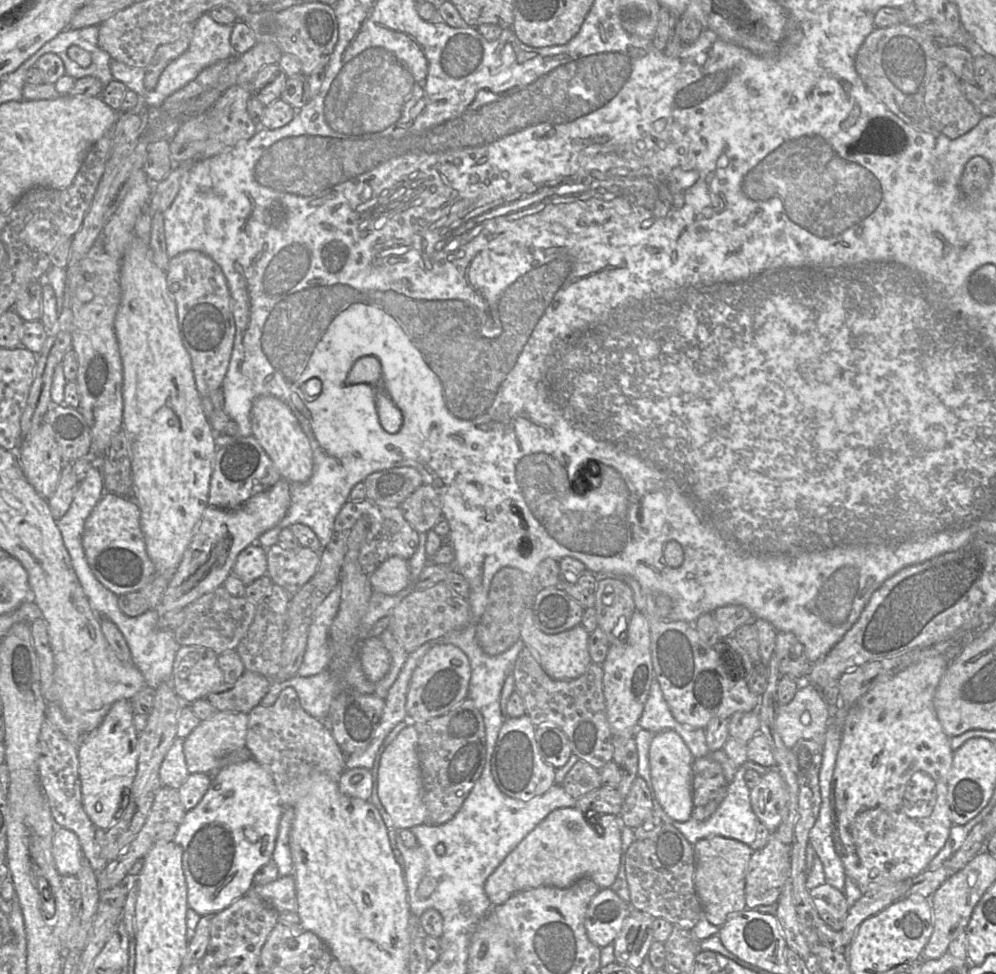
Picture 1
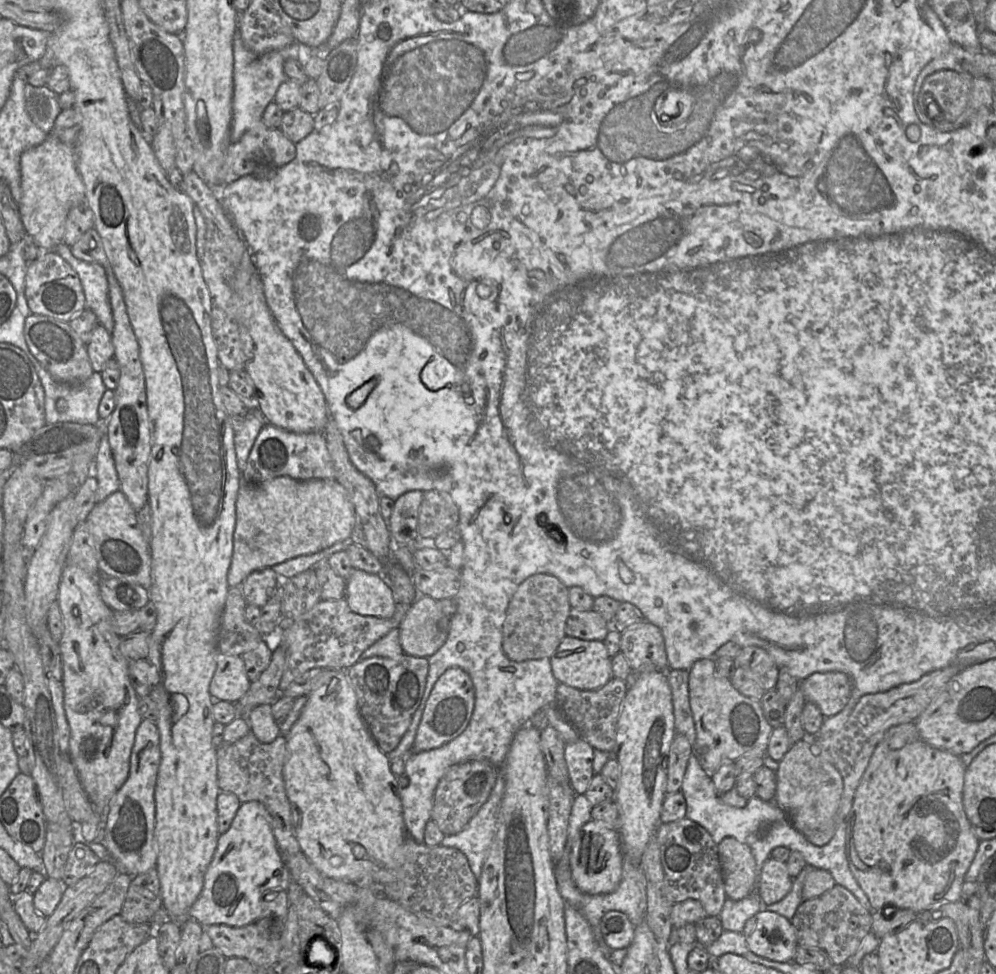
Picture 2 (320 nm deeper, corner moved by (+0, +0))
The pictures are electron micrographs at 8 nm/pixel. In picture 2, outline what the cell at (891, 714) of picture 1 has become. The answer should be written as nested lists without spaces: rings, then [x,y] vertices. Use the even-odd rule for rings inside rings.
[[[915,722],[889,728],[877,744],[845,818],[849,868],[875,910],[893,906],[919,914],[957,899],[980,842],[964,811],[965,770],[960,756],[925,743]]]

